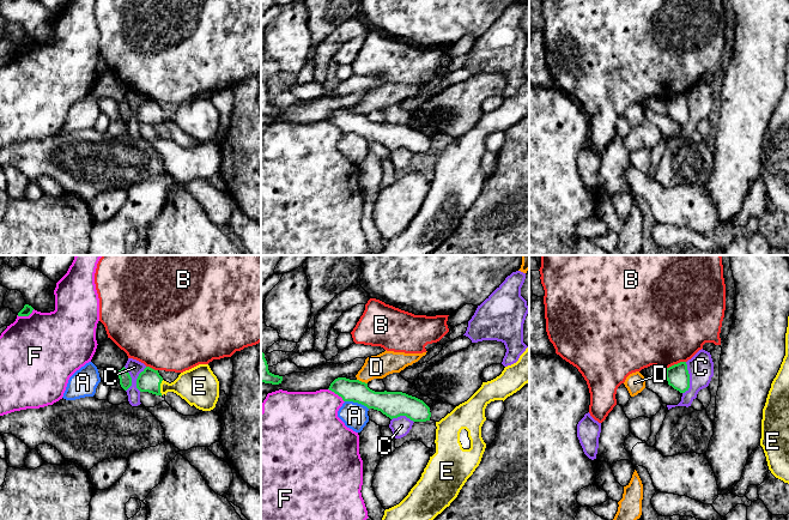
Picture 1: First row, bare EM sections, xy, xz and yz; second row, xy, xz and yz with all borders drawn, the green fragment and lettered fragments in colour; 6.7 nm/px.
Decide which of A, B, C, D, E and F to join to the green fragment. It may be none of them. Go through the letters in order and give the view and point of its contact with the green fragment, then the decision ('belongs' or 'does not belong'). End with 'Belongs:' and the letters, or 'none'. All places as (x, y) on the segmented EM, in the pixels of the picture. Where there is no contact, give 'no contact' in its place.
A: xz (357, 401) | does not belong
B: yz (675, 364) | does not belong
C: yz (689, 378) | does not belong
D: xz (360, 381) | does not belong
E: xy (159, 387) | belongs
F: xy (25, 315) | does not belong
Belongs: E

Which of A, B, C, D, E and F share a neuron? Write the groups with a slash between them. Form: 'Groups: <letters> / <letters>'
Groups: A / B / C / D / E / F

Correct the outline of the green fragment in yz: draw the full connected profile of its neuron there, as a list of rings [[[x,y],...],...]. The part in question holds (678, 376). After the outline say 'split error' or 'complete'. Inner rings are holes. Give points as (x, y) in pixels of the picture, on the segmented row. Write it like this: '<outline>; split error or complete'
[[[680,362],[666,369],[666,379],[668,385],[680,393],[685,393],[690,388],[690,374],[686,362]]]; complete

